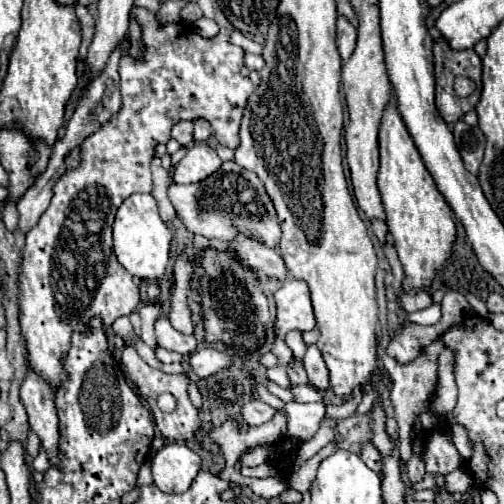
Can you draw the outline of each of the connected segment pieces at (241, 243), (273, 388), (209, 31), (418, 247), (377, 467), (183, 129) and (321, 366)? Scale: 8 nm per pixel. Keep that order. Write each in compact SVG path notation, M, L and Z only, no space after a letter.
M239 235L233 243L231 243L233 251L237 253L237 257L249 265L253 271L257 273L263 273L263 275L269 275L269 277L275 277L279 281L285 281L287 279L287 267L285 267L285 261L283 257L273 251L273 249L267 249L263 247L259 241L253 241L253 239L247 239L243 235Z
M269 381L267 384L267 390L281 399L283 402L287 403L289 401L294 401L294 397L291 391L287 388L282 388L276 383Z
M201 17L193 23L193 29L201 35L201 37L215 37L219 33L219 27L213 19L207 19L207 17Z
M393 99L387 103L383 121L379 125L379 155L381 167L377 175L377 187L381 191L387 213L389 233L395 239L399 261L407 275L403 285L407 291L423 291L431 285L431 279L451 257L451 247L455 241L455 219L451 207L427 171Z
M373 443L363 445L361 459L365 461L365 465L367 465L369 469L373 469L373 471L375 471L375 473L379 473L379 475L383 475L383 457L381 457L381 453L375 449L375 445L373 445Z
M179 121L173 131L171 131L171 137L181 143L183 147L191 147L193 143L193 121Z
M315 345L307 347L303 363L305 363L305 371L309 375L309 385L315 387L317 391L329 389L329 371L327 371L325 361L323 361L323 357Z

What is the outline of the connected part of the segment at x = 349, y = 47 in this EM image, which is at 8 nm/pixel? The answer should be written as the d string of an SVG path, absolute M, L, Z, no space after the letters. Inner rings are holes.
M339 17L337 19L337 51L341 55L341 61L347 61L347 57L351 57L355 49L355 41L357 41L355 27L345 17Z

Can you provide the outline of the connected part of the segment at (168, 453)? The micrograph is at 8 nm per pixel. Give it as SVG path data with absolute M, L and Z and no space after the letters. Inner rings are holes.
M167 443L155 453L153 479L163 493L183 493L201 469L201 457L185 443Z

